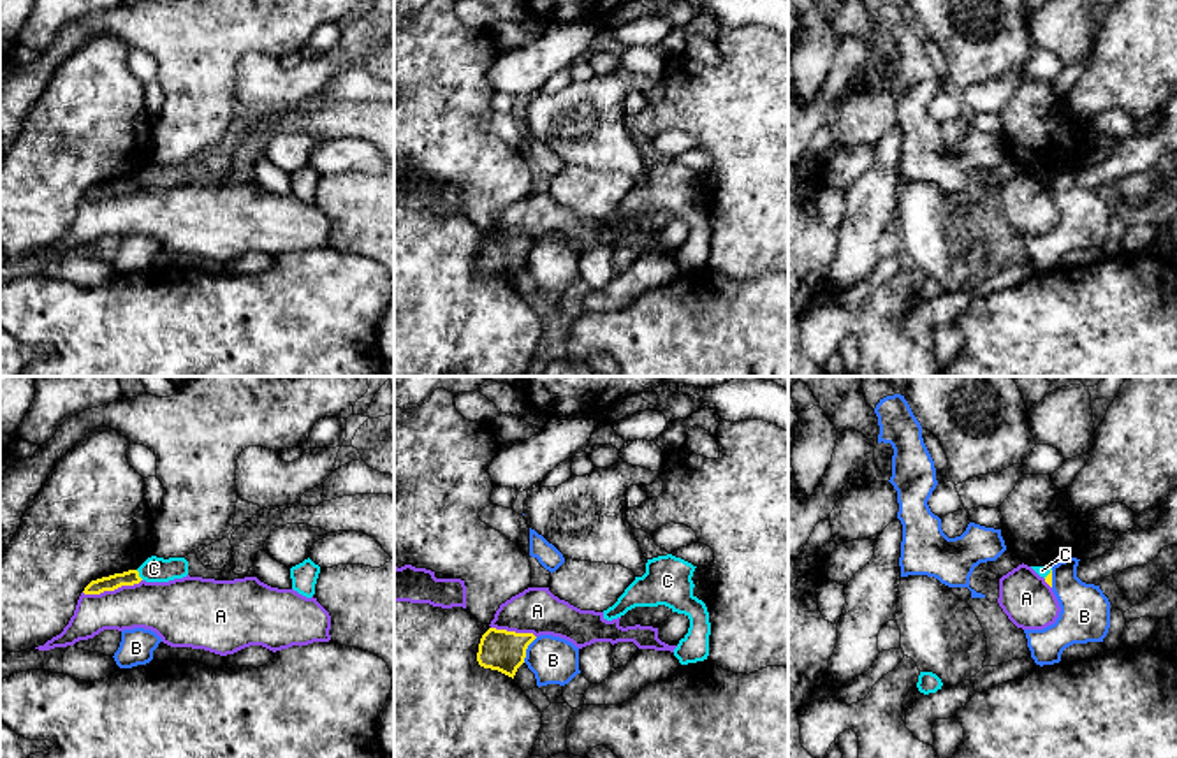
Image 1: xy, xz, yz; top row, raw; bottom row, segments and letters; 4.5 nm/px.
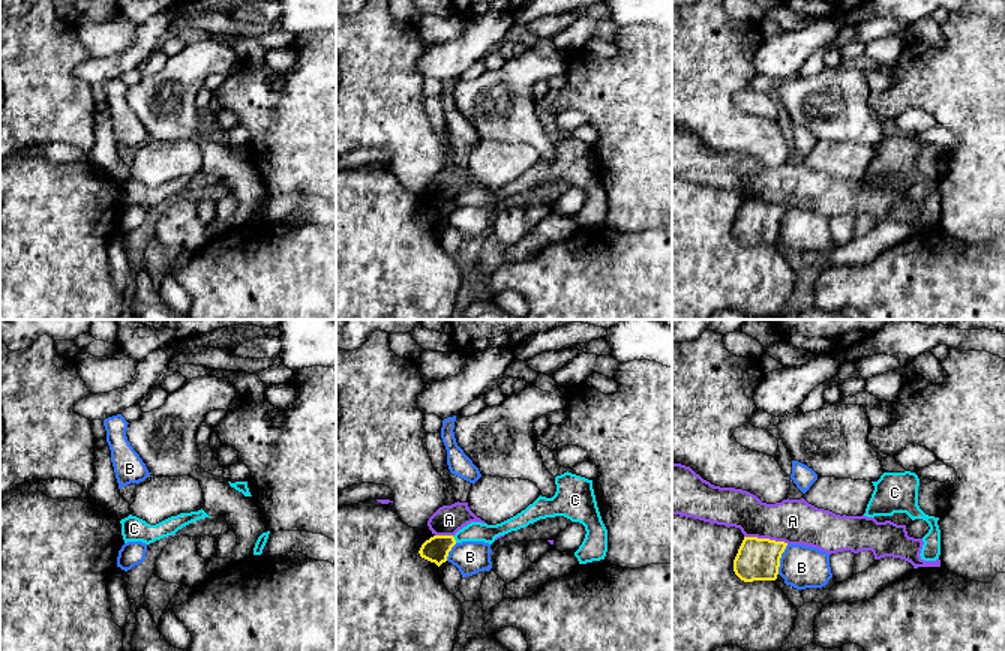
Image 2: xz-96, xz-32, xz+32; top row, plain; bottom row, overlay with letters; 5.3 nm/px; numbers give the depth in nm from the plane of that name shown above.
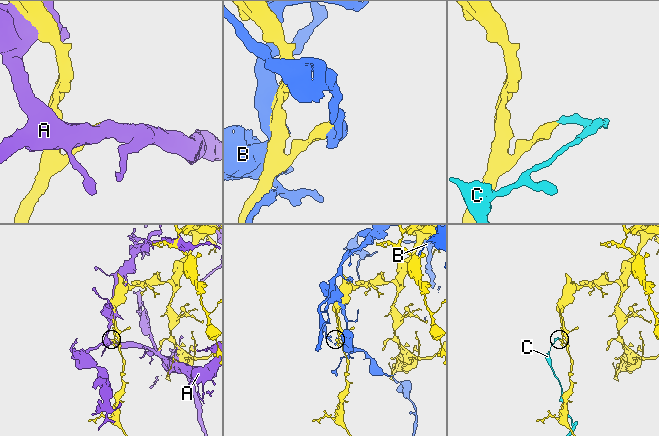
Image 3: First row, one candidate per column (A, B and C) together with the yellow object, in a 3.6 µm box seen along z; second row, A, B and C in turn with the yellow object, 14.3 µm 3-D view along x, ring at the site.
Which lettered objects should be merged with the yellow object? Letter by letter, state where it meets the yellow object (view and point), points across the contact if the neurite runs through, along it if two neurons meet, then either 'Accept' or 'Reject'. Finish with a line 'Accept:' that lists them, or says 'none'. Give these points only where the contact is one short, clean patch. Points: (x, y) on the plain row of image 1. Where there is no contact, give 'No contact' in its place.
A: Touches yellow at xy (111, 196). Reject
B: Touches yellow at xz (526, 254). Reject
C: Touches yellow at xy (138, 182). Boundary: xy (136, 176), (143, 185). Reject
Accept: none

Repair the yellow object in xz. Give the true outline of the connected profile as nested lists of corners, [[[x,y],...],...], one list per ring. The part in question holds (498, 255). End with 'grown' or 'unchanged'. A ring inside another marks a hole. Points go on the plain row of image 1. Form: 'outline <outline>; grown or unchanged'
outline [[[489,234],[480,244],[477,267],[484,274],[498,276],[514,285],[535,244],[533,239]]]; unchanged

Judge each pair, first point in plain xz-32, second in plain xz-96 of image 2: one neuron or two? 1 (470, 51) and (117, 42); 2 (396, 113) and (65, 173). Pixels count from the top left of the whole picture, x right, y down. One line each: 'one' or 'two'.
1: two
2: two

